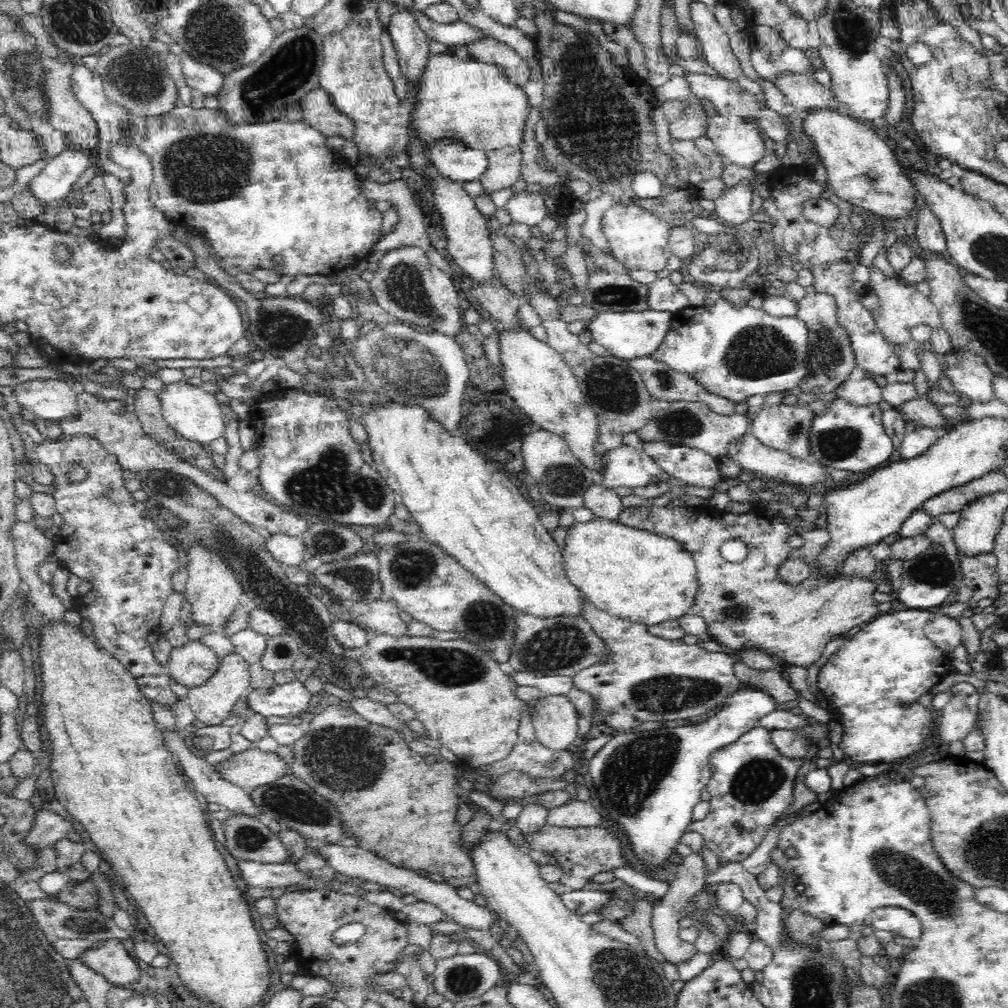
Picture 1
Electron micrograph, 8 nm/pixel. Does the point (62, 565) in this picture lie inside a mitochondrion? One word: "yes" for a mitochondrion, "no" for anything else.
no

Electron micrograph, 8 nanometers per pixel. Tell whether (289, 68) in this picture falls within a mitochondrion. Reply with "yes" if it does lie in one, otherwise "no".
yes

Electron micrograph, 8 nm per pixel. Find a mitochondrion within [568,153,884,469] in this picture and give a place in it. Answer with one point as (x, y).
(760, 351)

